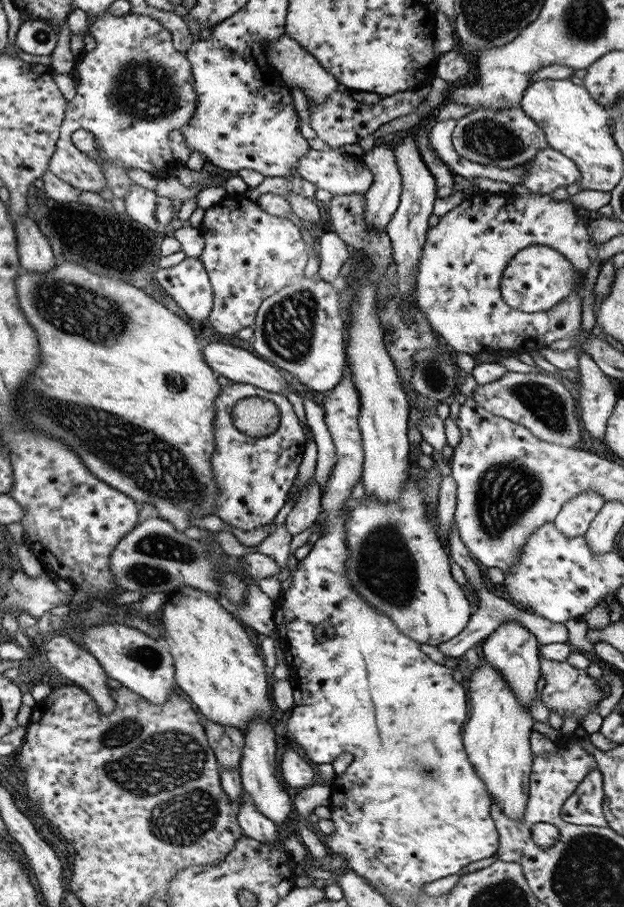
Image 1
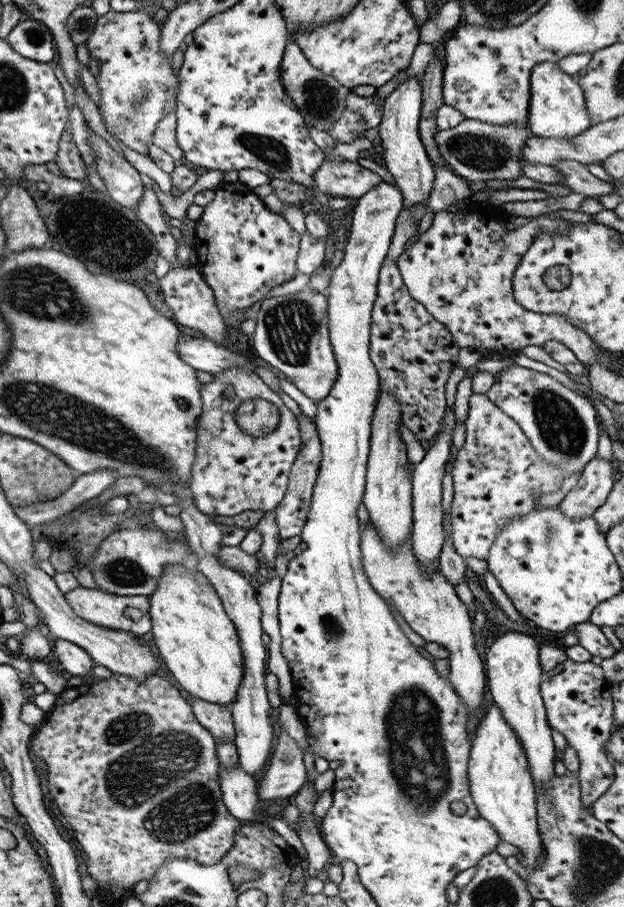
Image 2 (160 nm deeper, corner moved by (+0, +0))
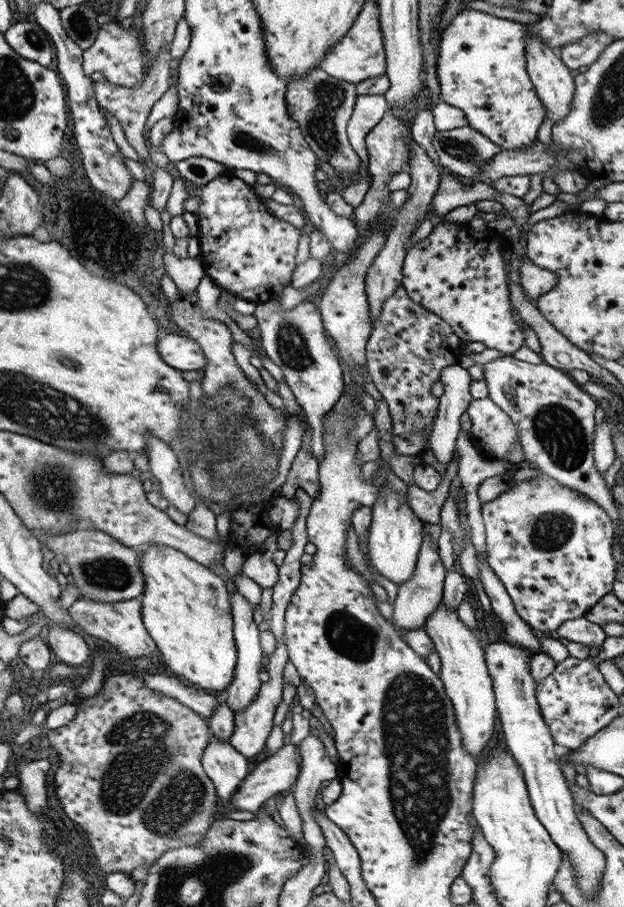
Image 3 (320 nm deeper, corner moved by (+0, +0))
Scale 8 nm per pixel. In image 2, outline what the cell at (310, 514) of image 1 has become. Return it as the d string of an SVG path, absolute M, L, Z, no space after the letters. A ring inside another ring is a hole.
M302 413L296 417L296 420L301 441L300 449L296 454L294 463L290 466L289 480L284 495L279 501L279 504L274 509L270 510L275 514L273 520L275 524L277 524L278 534L281 539L297 536L297 534L302 531L302 526L307 518L312 489L317 478L321 458L321 443L319 442L314 422L309 420L309 418L305 417Z

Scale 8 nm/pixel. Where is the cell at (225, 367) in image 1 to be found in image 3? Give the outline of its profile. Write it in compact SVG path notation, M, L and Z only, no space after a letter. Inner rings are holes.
M175 334L160 335L157 338L157 354L163 363L181 371L203 370L205 357L197 343Z

